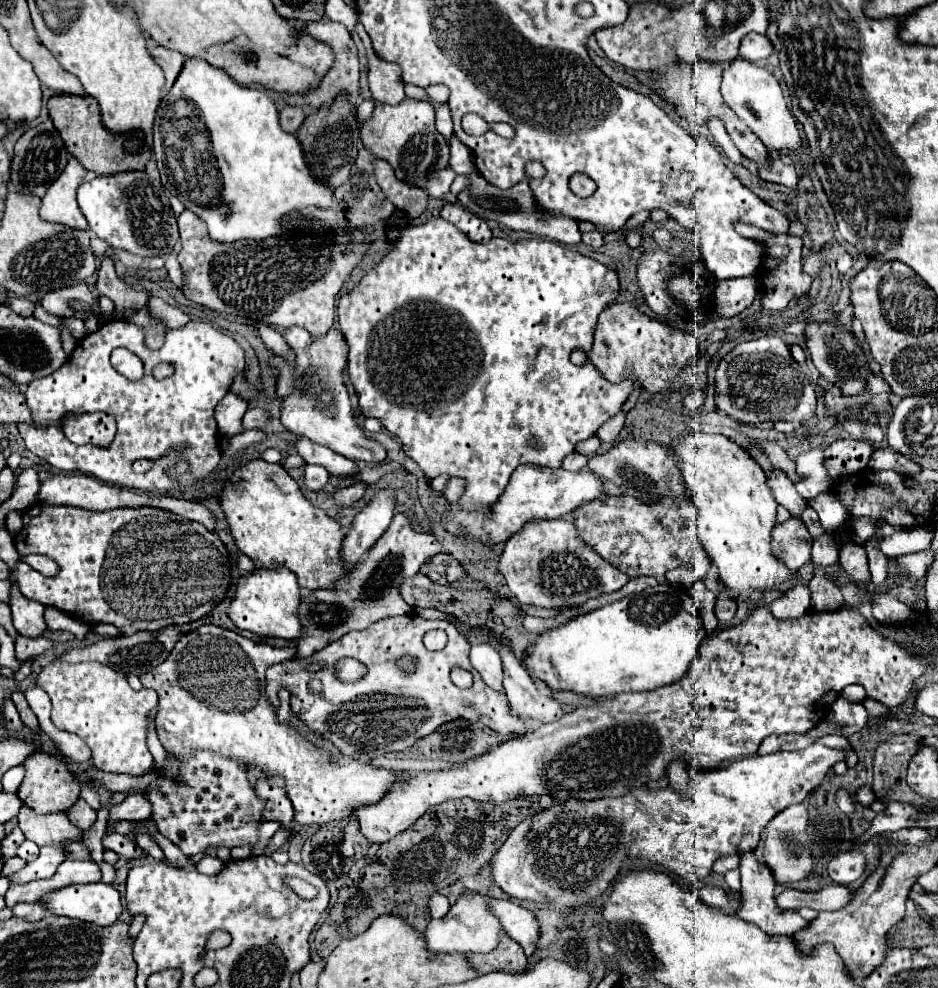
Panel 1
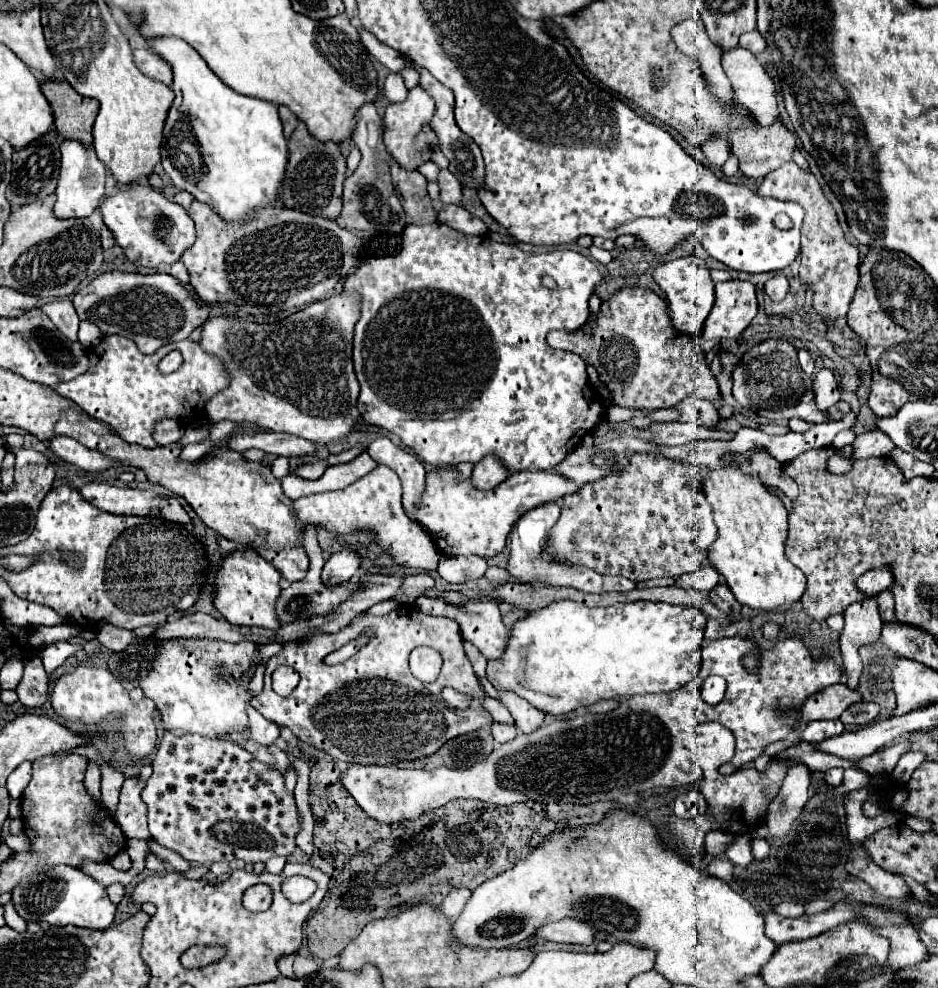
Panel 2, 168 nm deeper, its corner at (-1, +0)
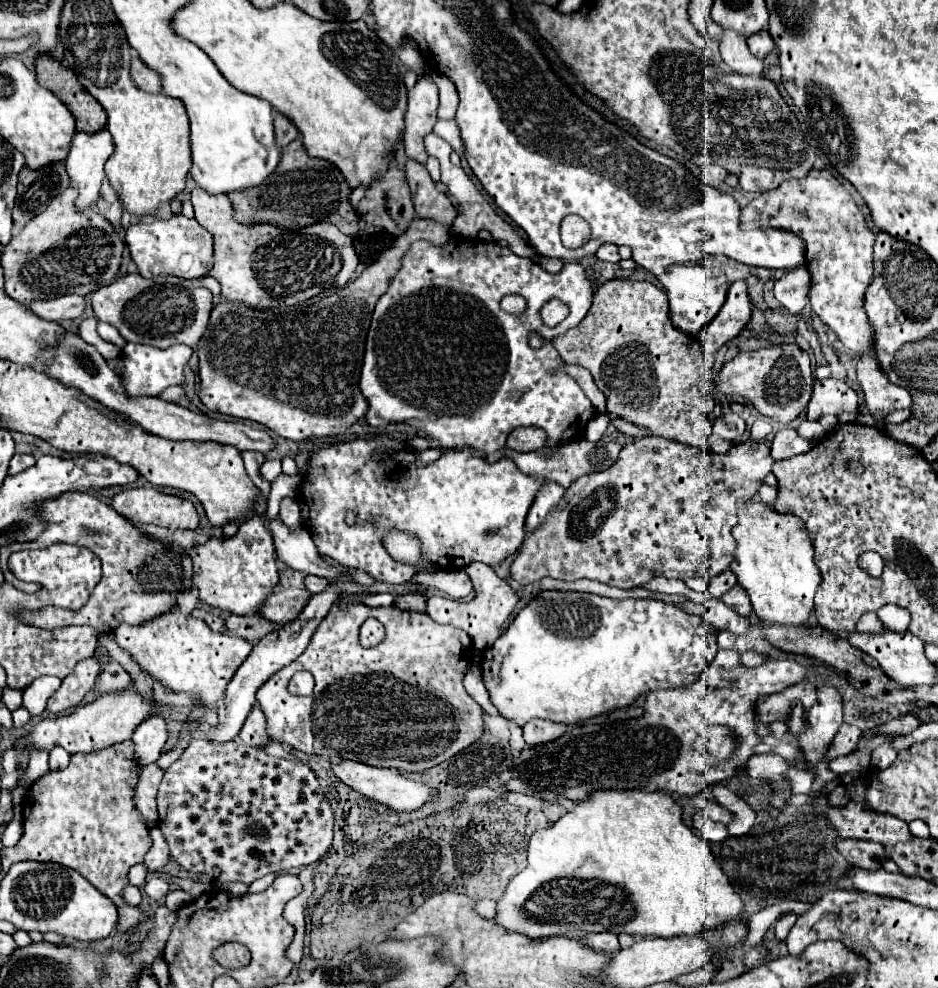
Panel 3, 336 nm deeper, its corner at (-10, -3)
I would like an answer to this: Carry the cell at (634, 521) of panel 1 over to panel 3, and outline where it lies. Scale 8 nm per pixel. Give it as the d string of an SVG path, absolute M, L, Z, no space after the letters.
M652 436L652 438L640 438L634 440L632 444L624 446L620 452L620 458L616 460L614 466L610 466L604 472L594 472L590 476L582 476L578 478L578 482L574 482L562 502L558 504L558 508L554 508L550 512L550 518L536 530L536 532L528 532L526 540L522 542L520 554L518 558L512 562L512 578L520 584L536 584L542 578L550 576L550 578L558 578L558 580L578 580L578 578L588 578L588 580L598 580L604 582L608 586L618 586L618 588L636 588L642 586L646 582L650 582L652 578L664 576L664 578L694 578L694 576L704 576L704 578L712 578L718 576L722 570L726 570L730 566L730 562L734 560L734 550L736 550L736 542L730 534L730 530L736 526L738 518L736 518L736 502L740 498L744 500L752 500L758 494L760 484L764 482L766 474L772 472L772 464L774 458L770 456L770 446L766 442L754 442L748 440L744 444L734 446L728 454L714 454L712 450L704 450L704 448L696 448L696 446L686 446L674 440L666 440L660 436Z

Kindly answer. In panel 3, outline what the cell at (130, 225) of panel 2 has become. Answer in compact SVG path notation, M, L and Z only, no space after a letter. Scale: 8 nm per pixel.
M172 214L170 218L154 218L152 222L138 220L126 228L126 244L130 248L132 260L138 266L140 276L180 276L180 278L200 278L206 276L212 266L212 234L204 230L196 218L184 214Z

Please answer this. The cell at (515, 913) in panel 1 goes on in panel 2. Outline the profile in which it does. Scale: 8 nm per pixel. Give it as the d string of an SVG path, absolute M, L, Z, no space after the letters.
M565 919L551 925L545 925L537 929L537 937L543 937L547 941L557 943L577 943L577 945L595 945L597 951L609 951L613 945L609 941L595 939L595 929L577 921L577 919Z

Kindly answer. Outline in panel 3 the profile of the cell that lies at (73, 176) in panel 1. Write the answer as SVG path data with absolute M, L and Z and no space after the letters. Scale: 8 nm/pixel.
M106 128L94 136L84 132L74 134L70 152L66 156L66 168L72 186L78 188L76 210L96 208L104 182L104 162L112 152L114 142Z

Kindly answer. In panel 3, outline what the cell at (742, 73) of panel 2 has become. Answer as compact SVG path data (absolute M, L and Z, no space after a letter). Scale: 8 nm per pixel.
M724 32L720 38L720 56L722 60L744 78L762 78L764 60L756 58L746 44L746 38L738 32Z

